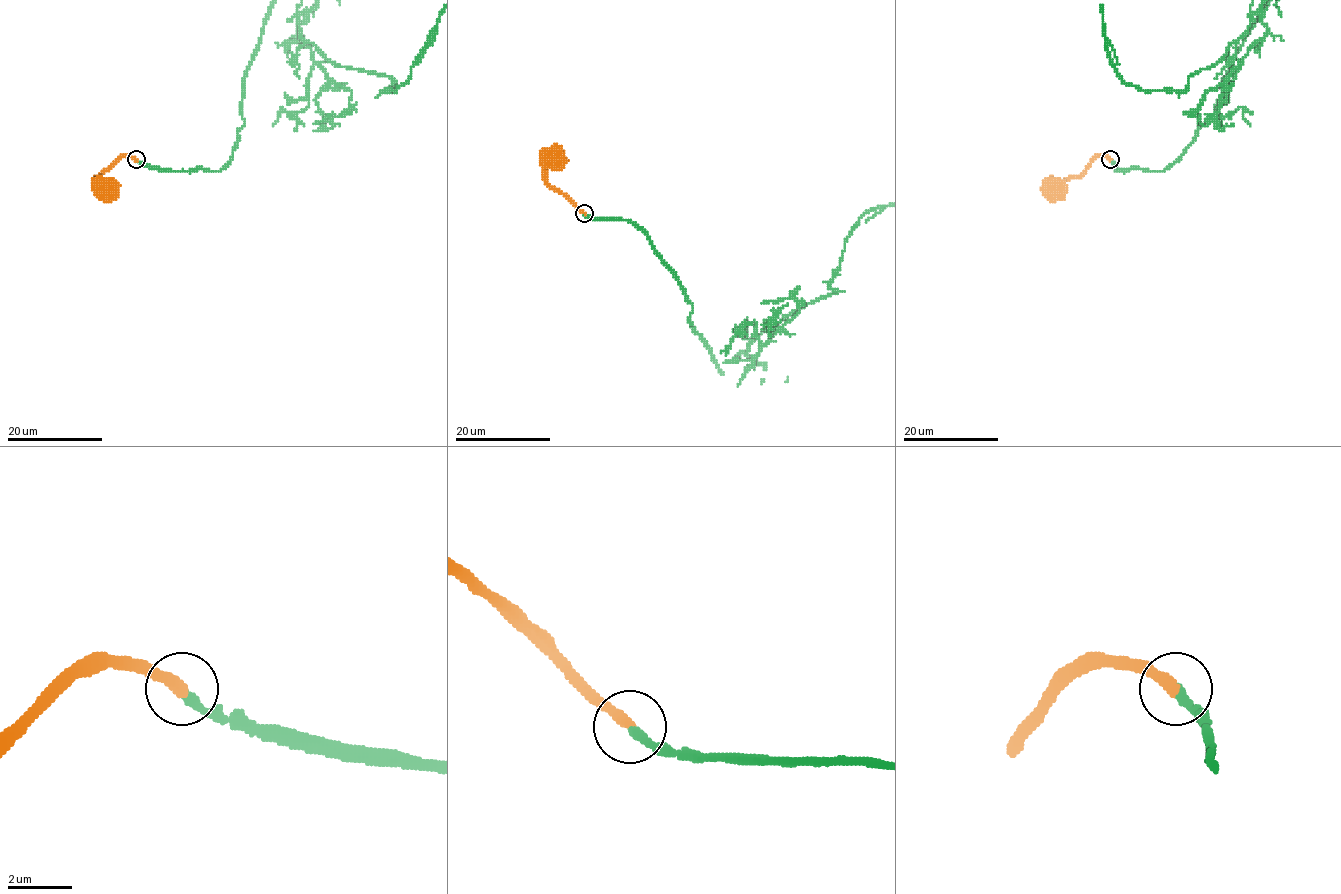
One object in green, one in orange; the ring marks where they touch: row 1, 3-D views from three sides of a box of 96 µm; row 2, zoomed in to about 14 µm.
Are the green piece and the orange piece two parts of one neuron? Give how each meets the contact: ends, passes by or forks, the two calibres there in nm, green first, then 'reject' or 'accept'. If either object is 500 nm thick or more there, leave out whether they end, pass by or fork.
green ends there; orange ends there; 280 nm thick on the green side, 360 nm on the other; accept

